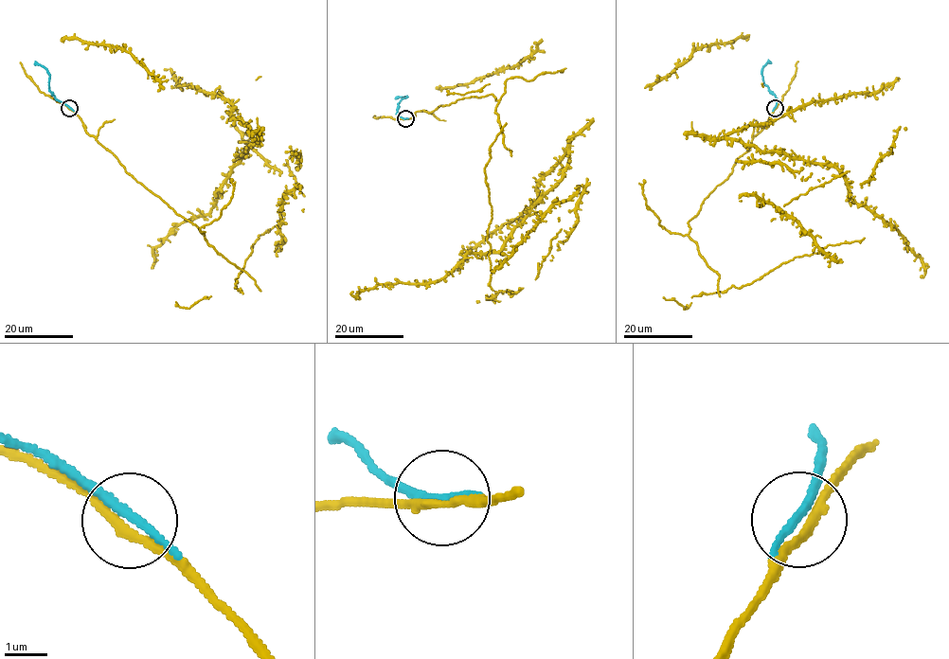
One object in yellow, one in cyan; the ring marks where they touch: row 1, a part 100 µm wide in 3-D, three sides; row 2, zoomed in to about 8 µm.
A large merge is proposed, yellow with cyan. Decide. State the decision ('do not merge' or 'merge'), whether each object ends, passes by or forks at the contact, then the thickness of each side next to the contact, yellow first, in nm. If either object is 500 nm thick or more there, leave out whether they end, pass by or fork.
do not merge; yellow passes by; cyan passes by; 190 nm thick on the yellow side, 180 nm on the other

